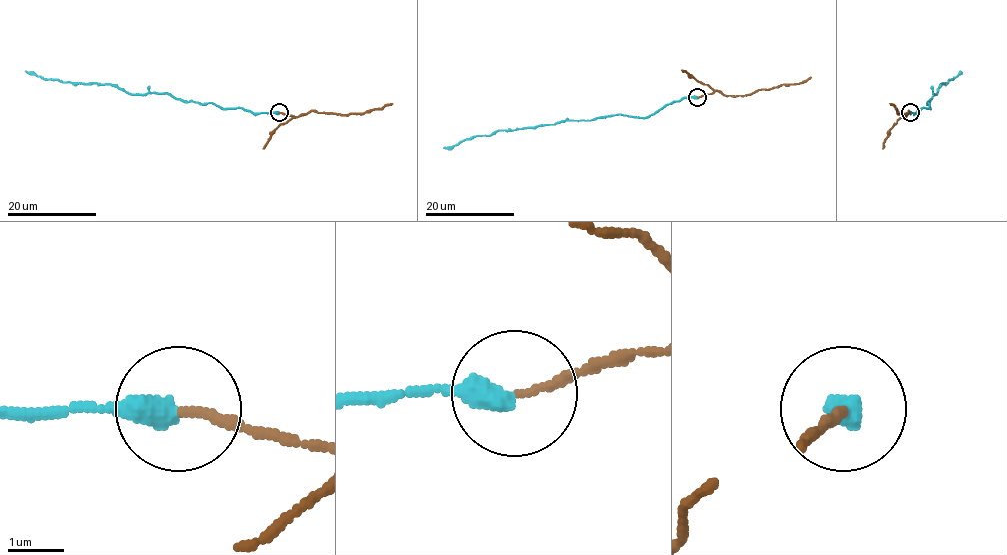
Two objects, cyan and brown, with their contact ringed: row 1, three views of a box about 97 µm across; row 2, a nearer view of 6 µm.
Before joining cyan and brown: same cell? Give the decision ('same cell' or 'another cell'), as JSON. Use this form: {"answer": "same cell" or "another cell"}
{"answer": "same cell"}

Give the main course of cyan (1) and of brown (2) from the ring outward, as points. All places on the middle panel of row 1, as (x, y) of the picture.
1: (698, 97), (673, 101), (646, 117), (617, 114), (586, 121), (498, 129), (489, 135), (477, 135), (444, 147)
2: (698, 97), (715, 91), (725, 95), (750, 95), (759, 90), (801, 83), (811, 77)

